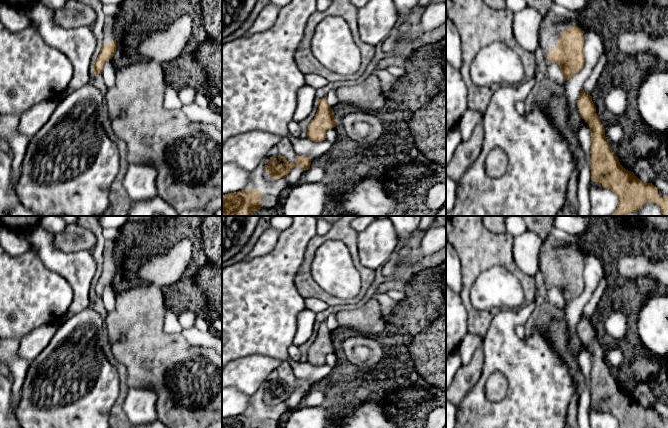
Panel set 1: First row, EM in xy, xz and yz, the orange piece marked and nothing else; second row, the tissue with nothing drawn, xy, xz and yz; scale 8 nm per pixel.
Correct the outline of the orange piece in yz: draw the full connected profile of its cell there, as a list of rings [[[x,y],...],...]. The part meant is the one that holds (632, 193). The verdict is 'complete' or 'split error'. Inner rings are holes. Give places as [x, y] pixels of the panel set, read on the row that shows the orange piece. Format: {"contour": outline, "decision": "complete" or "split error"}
{"contour": [[[583,87],[577,104],[581,118],[589,124],[591,132],[591,179],[601,183],[604,189],[612,191],[619,199],[616,210],[610,216],[637,212],[646,202],[657,203],[663,216],[668,216],[668,196],[660,197],[652,183],[642,182],[633,172],[626,170],[612,152],[592,96],[585,93]]], "decision": "complete"}

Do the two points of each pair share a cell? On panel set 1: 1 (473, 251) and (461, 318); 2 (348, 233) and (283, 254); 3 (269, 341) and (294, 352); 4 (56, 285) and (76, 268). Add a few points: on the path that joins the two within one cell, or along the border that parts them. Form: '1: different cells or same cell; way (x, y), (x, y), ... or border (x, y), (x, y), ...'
1: different cells; border (459, 295), (467, 314), (467, 328)
2: different cells; border (316, 234), (308, 242), (303, 262), (298, 268)
3: different cells; border (292, 344), (287, 356)
4: different cells; border (44, 265), (57, 272), (70, 285), (73, 300)

